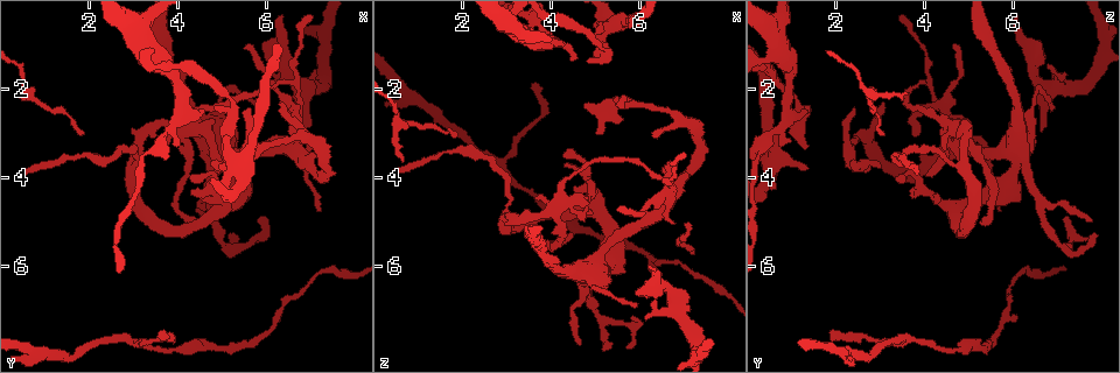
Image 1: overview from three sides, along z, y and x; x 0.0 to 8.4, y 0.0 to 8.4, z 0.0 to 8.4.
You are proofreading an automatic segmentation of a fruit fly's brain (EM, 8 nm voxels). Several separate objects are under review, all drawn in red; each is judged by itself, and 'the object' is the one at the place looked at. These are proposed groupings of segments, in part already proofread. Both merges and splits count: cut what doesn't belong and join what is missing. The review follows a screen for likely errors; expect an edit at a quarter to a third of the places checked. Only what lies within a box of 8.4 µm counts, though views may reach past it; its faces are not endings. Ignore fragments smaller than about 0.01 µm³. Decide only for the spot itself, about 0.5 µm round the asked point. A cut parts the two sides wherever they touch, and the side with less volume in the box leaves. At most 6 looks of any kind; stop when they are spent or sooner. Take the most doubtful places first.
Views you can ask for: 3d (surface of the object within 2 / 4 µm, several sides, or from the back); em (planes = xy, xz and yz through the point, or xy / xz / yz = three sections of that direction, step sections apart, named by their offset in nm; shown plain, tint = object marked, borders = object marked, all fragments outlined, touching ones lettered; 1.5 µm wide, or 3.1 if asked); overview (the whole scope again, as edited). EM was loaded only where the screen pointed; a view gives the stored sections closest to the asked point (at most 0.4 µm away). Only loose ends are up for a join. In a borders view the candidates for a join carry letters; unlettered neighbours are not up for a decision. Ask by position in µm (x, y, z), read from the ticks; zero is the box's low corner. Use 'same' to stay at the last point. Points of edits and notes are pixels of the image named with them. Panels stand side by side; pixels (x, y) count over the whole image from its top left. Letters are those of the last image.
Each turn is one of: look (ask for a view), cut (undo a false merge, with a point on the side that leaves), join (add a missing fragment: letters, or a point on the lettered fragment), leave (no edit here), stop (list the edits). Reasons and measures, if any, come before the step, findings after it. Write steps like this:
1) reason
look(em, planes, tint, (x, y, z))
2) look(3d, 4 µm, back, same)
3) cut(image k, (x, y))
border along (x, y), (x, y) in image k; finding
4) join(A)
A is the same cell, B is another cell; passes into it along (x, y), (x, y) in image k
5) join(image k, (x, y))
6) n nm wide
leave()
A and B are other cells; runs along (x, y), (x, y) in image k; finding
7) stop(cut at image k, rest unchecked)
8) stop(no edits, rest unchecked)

an open end
look(em, yz, step 8, borders, (3.95, 3.30, 0.70))

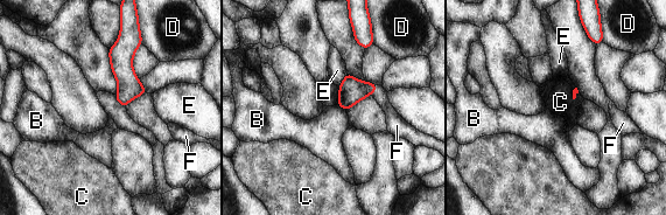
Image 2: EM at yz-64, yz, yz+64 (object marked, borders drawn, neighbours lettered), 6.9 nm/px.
join(F)
F is the same cell, B, C, D and E are other cells; it goes on there

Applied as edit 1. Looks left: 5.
branch stops here
look(3d, 2 µm, (6.15, 1.65, 7.15))

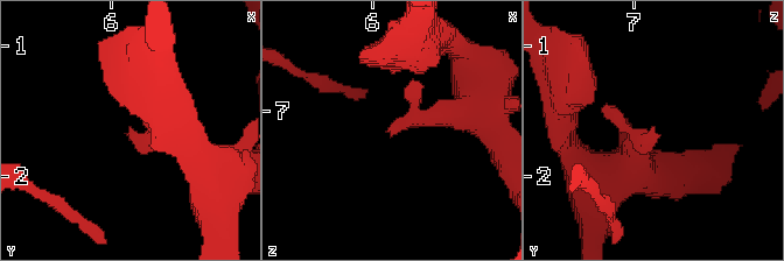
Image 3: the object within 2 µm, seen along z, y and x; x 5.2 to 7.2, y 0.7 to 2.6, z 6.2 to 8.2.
shape alone is not enough
look(em, planes, plain, (6.10, 1.68, 7.18))

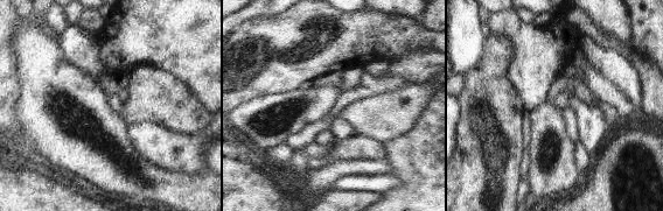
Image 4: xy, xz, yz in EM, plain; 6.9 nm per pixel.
look(em, planes, borders, same)

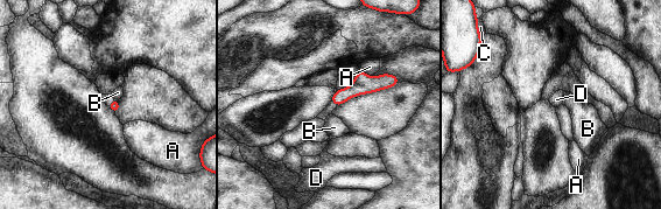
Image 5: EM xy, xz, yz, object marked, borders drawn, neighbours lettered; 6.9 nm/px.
join(D)
D is the same cell, A, B and C are other cells; passes into it along (113, 105), (111, 102), (106, 98) in image 5; it goes on there

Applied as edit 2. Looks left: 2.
stop(join at image 2, join at image 5, rest unchecked)

